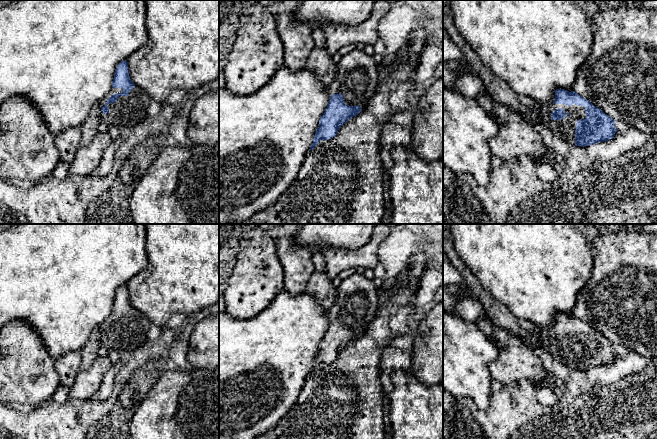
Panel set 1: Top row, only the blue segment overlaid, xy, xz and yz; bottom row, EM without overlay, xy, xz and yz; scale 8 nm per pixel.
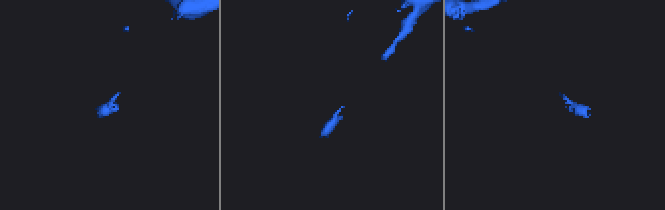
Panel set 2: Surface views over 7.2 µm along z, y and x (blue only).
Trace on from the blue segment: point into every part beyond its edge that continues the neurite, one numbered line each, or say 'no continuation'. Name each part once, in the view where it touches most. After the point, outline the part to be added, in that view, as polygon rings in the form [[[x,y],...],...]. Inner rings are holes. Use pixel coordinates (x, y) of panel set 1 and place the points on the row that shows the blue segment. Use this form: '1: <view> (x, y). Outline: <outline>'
1: xy (128, 111). Outline: [[[135,85],[128,96],[119,96],[115,103],[107,104],[109,112],[100,113],[101,121],[121,130],[134,127],[148,116],[147,108],[151,101],[150,96]]]

